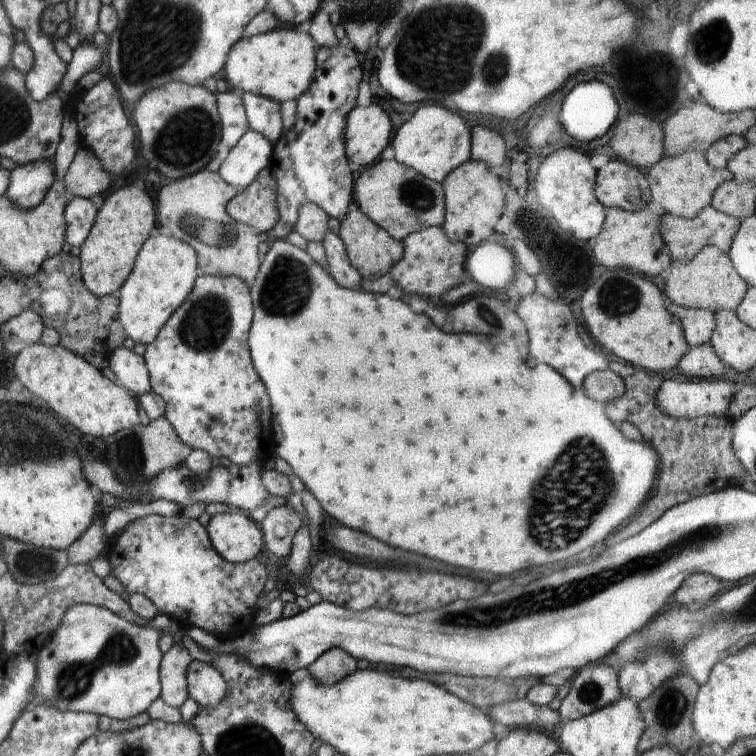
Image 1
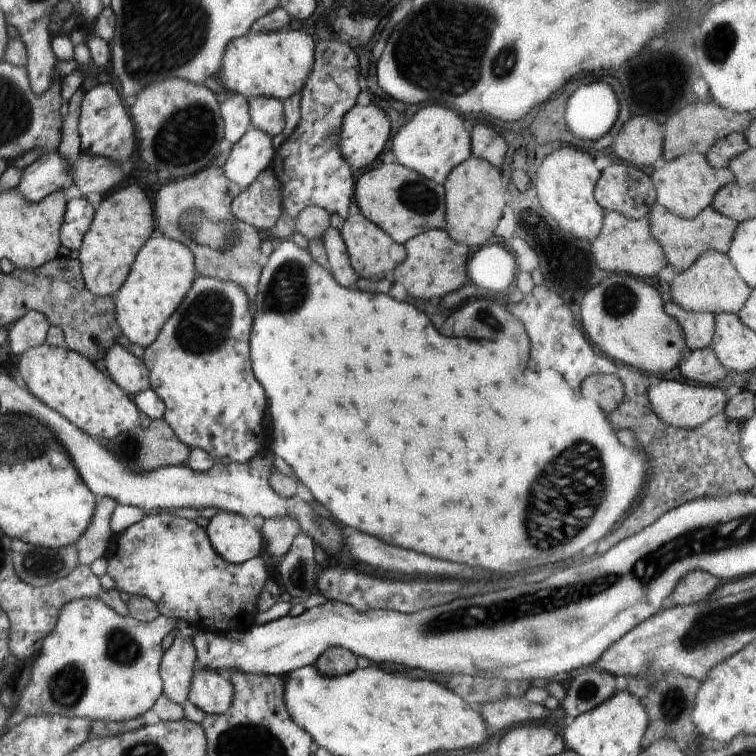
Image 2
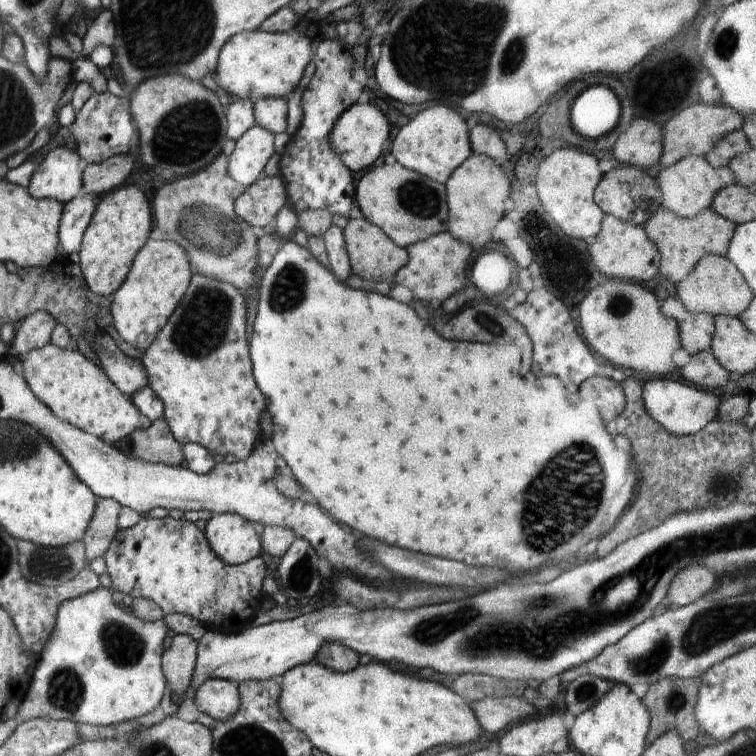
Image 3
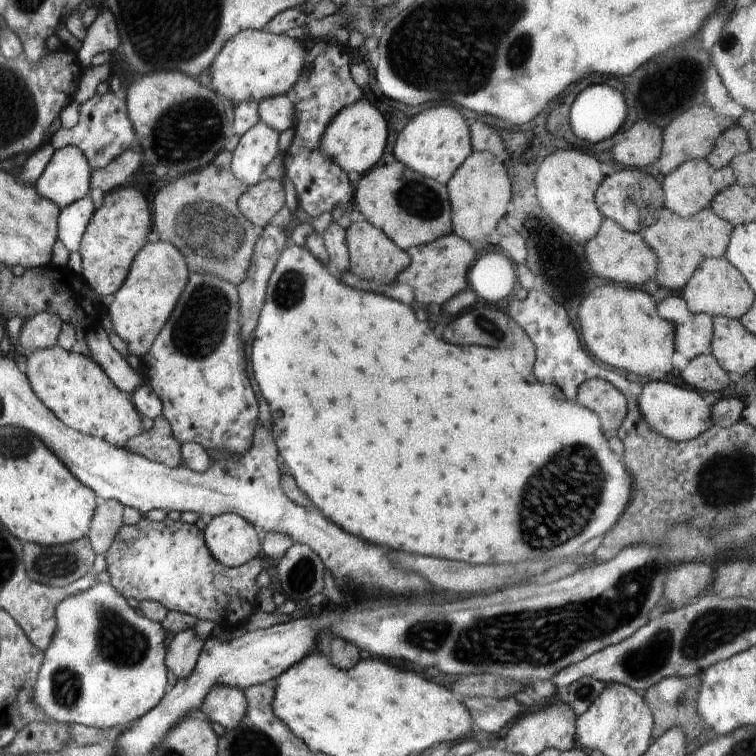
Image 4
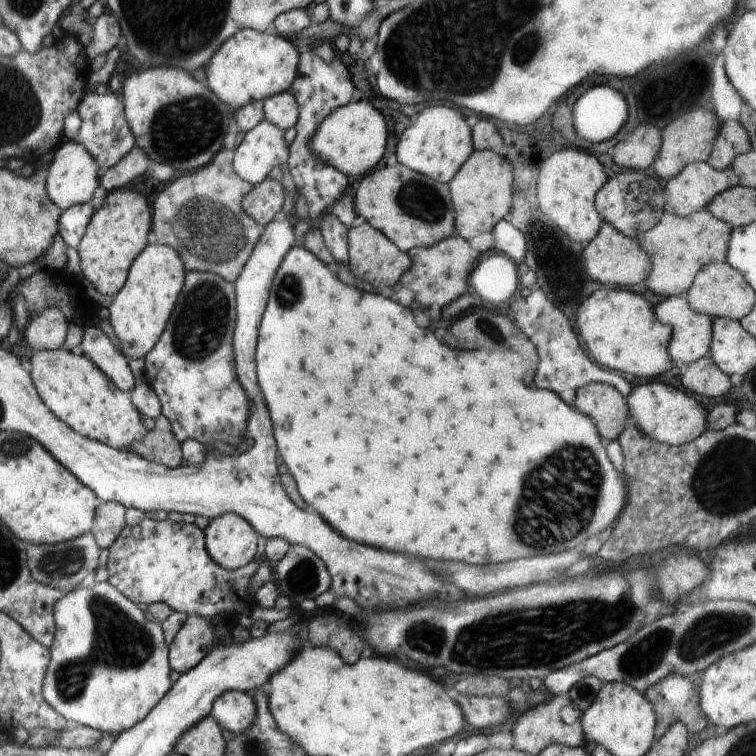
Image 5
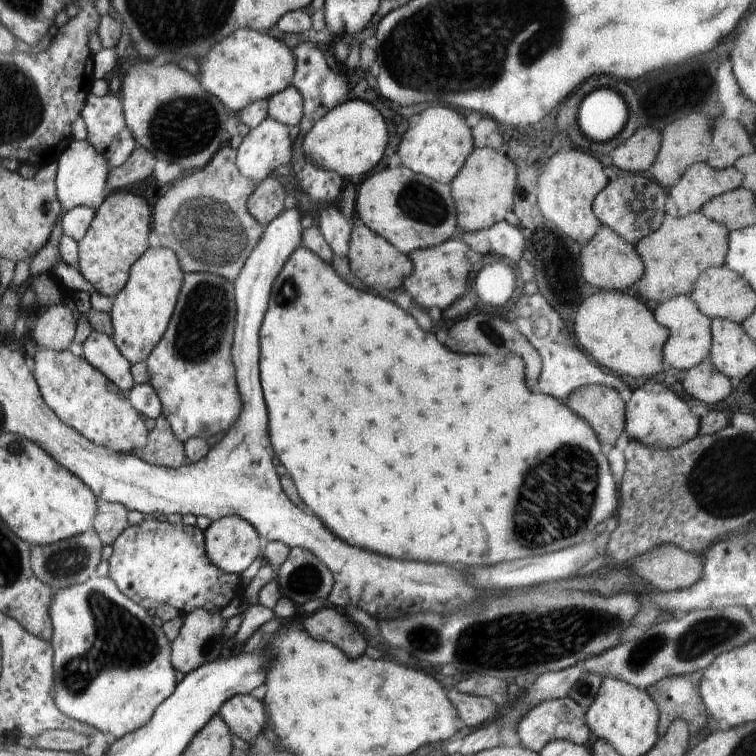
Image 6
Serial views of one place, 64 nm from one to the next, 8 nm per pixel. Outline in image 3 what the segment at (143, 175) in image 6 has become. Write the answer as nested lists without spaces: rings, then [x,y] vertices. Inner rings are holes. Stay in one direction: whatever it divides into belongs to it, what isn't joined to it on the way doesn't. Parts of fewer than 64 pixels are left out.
[[[135,155],[114,156],[96,164],[87,164],[82,170],[82,190],[86,194],[105,194],[122,186],[134,168]]]

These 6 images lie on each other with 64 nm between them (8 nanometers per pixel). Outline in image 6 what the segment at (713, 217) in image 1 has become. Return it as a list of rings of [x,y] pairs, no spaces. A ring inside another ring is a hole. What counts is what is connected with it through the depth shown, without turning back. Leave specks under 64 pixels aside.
[[[700,211],[678,218],[665,214],[658,230],[635,245],[636,253],[645,267],[643,278],[639,281],[638,294],[644,300],[658,303],[681,295],[690,297],[696,280],[704,270],[725,265],[728,238],[726,226],[705,218]]]

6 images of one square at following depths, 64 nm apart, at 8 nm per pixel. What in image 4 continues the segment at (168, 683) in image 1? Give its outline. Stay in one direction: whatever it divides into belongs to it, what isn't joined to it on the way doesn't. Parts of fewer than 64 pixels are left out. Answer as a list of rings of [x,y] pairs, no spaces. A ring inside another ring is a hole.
[[[199,624],[194,629],[172,636],[164,656],[166,670],[172,672],[178,680],[188,678],[188,674],[192,674],[196,667],[206,636],[199,629]]]

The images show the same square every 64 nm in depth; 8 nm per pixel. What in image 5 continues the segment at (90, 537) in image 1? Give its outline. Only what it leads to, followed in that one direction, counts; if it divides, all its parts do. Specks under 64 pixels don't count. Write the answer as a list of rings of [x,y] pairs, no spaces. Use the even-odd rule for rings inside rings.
[[[116,501],[101,502],[96,509],[91,533],[95,536],[97,545],[101,548],[109,546],[118,538],[120,531],[127,524],[123,504]]]

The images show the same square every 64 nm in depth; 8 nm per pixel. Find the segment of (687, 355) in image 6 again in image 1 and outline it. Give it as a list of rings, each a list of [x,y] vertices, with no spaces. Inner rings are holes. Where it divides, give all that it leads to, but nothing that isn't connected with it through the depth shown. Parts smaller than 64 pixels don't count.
[[[667,301],[671,314],[680,318],[686,343],[689,346],[701,346],[709,343],[715,328],[715,312],[700,308],[691,308]]]

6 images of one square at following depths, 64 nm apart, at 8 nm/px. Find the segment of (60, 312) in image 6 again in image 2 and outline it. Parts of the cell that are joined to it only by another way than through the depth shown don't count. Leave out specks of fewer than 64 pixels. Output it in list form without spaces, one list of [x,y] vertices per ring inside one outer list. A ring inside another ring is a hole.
[[[32,309],[26,312],[20,321],[6,328],[7,342],[10,344],[12,353],[20,357],[34,346],[44,345],[51,326],[46,316],[40,311]]]

